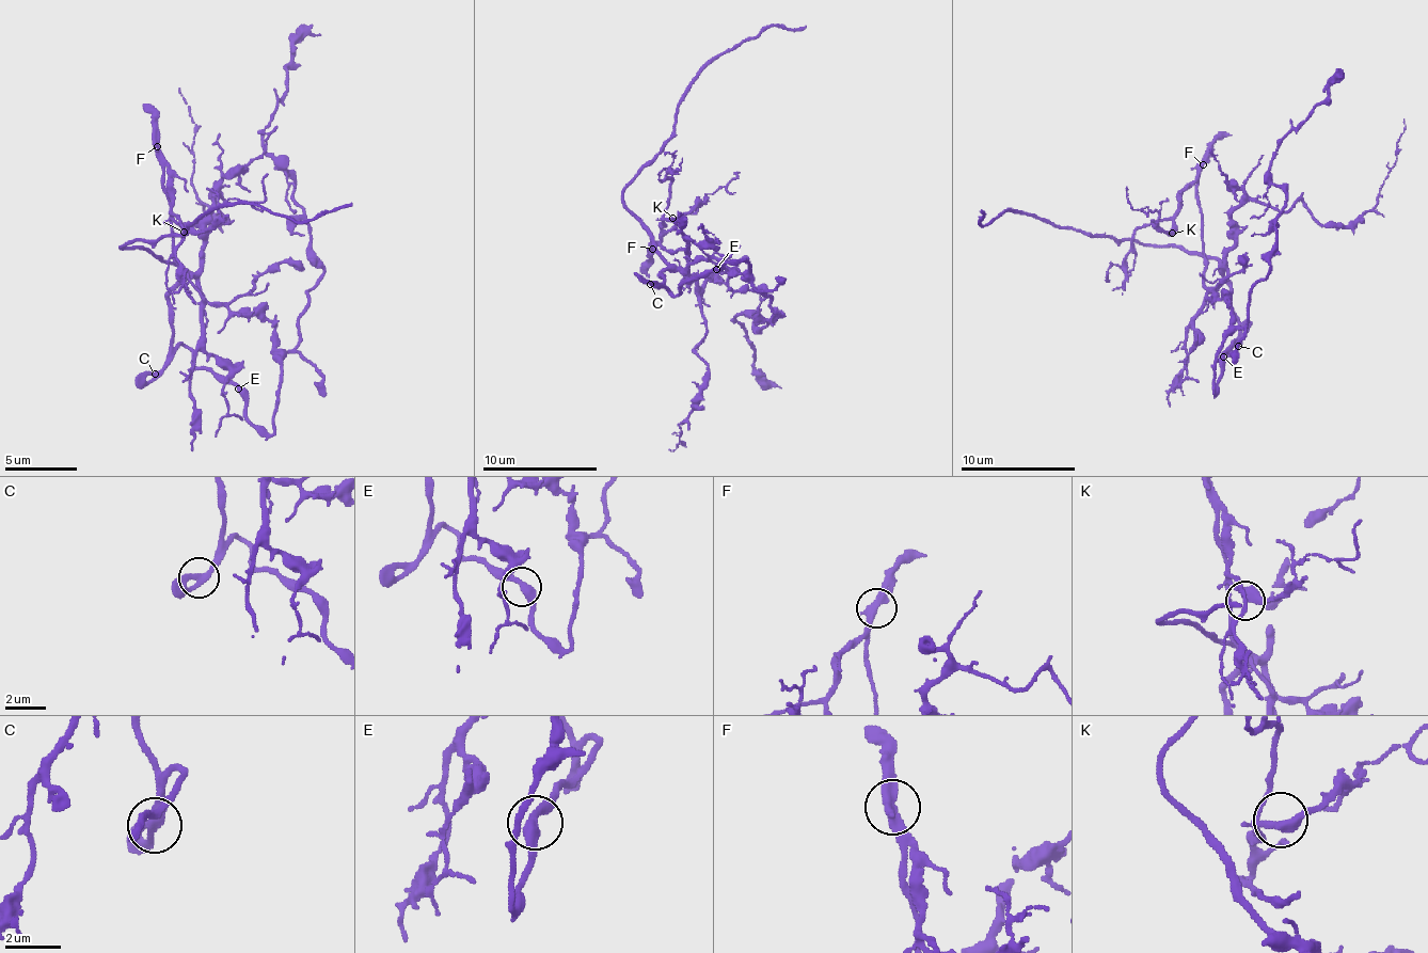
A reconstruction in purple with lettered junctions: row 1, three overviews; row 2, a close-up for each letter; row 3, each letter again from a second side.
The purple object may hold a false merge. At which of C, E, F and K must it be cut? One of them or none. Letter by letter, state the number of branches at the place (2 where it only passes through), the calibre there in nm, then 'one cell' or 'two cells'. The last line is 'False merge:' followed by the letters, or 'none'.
C: branches 2; calibre 360 nm; one cell
E: branches 2; calibre 380 nm; one cell
F: branches 2; calibre 400 nm; two cells
K: branches 2; calibre 400 nm; one cell
False merge: F

